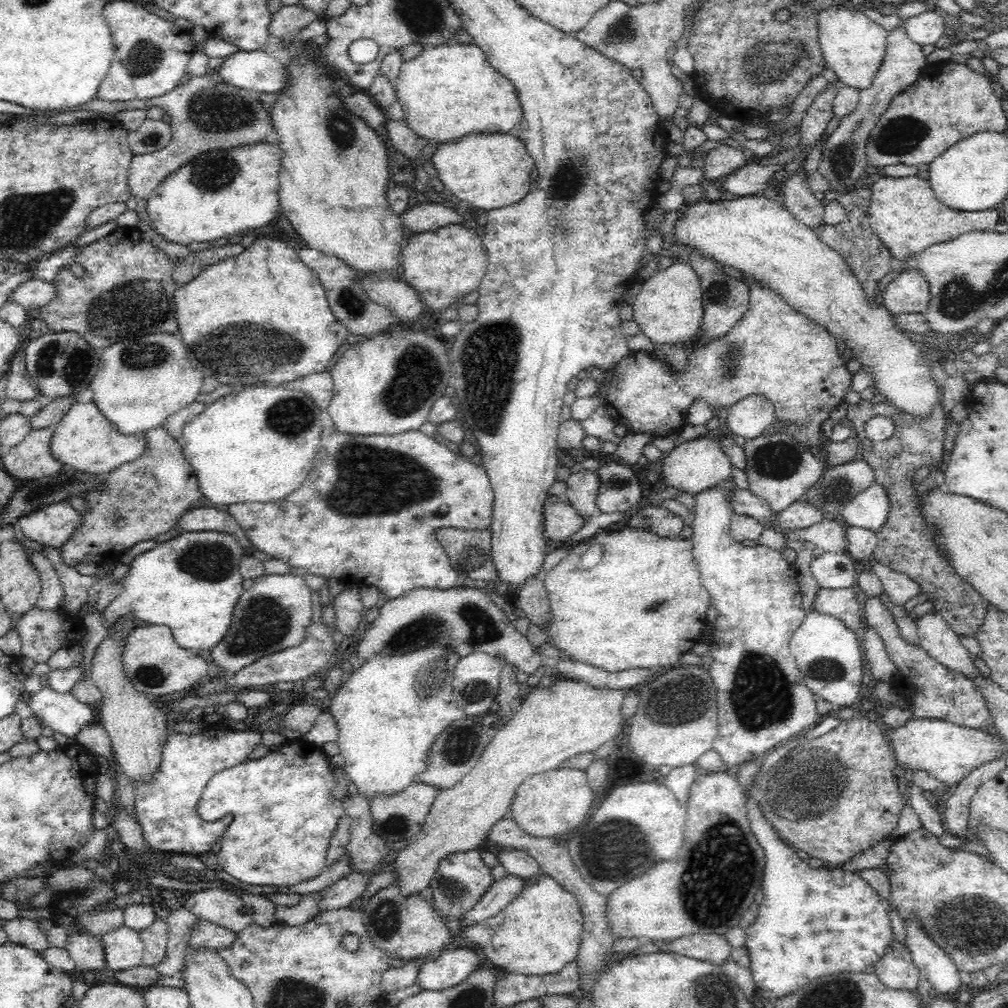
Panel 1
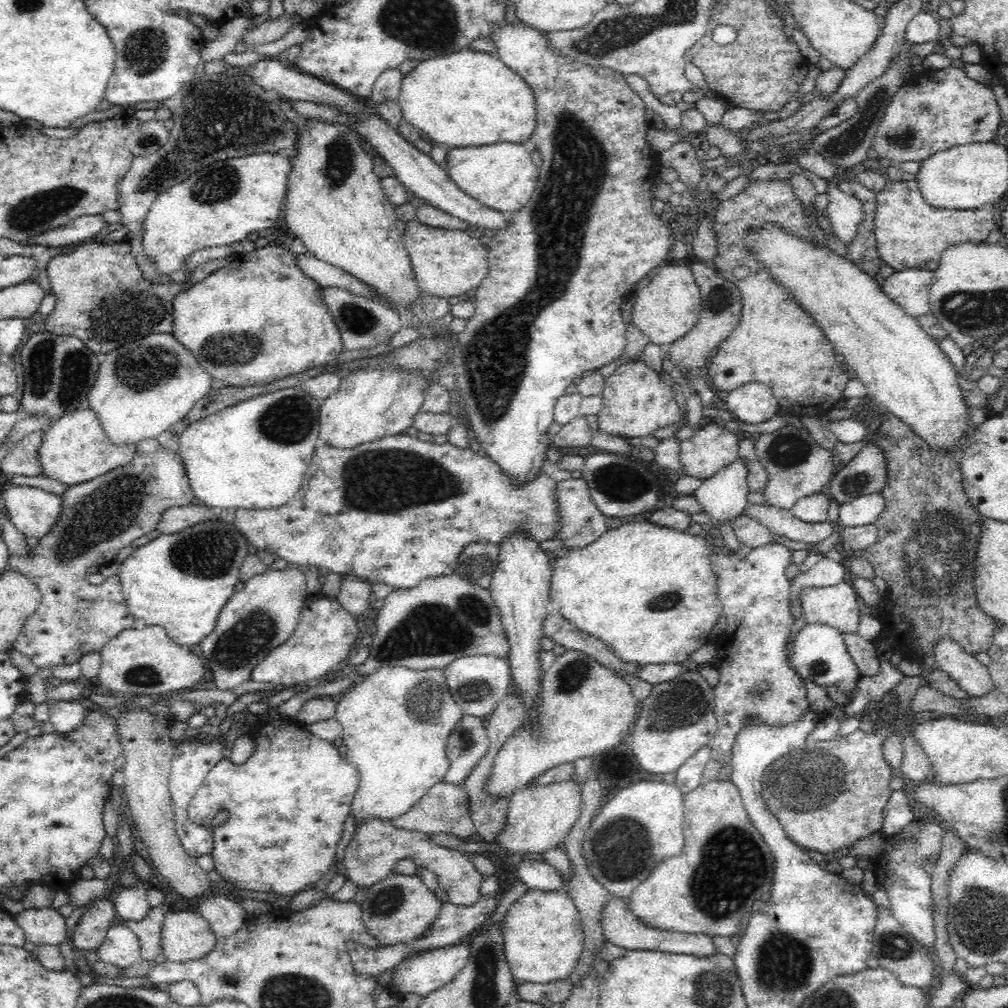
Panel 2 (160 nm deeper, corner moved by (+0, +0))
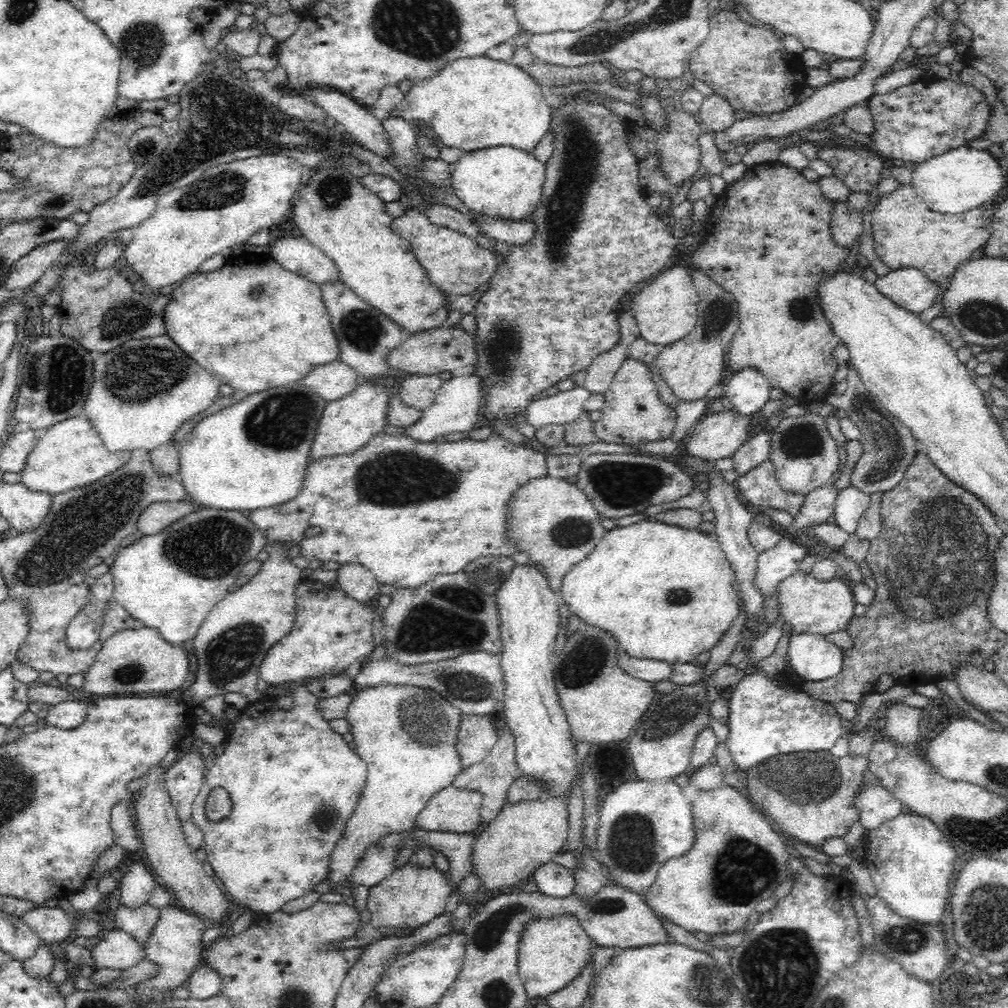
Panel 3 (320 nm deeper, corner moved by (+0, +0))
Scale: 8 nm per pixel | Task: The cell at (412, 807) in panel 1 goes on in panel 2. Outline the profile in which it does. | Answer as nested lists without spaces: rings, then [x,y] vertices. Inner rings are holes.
[[[438,783],[427,790],[426,796],[420,799],[420,802],[410,812],[398,815],[391,820],[391,824],[395,828],[417,831],[426,835],[442,832],[442,834],[452,834],[460,839],[468,839],[470,834],[476,832],[470,802],[470,796],[463,790],[462,785]]]

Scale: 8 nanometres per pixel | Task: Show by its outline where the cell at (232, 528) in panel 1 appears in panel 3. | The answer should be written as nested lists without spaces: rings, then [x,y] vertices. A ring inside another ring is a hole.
[[[191,500],[172,502],[152,502],[142,510],[136,522],[137,531],[143,536],[158,534],[182,516],[198,510]]]

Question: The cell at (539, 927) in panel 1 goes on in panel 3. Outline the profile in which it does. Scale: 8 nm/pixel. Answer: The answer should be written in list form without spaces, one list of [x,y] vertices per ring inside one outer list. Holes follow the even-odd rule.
[[[572,915],[534,918],[523,930],[518,945],[518,970],[526,996],[544,999],[568,986],[592,961],[591,938]]]

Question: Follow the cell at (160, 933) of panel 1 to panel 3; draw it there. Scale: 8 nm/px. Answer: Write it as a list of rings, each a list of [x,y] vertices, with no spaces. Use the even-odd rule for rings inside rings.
[[[147,902],[138,908],[130,908],[120,903],[113,912],[113,928],[127,932],[136,942],[142,943],[148,937],[153,924],[156,924],[159,912],[159,908]]]

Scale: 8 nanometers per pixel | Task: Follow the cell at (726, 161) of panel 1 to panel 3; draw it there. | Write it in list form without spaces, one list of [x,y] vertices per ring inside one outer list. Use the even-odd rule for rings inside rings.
[[[711,92],[703,98],[697,116],[704,129],[717,133],[724,130],[726,126],[730,126],[740,114],[735,113],[735,109],[727,98],[720,96],[717,92]]]

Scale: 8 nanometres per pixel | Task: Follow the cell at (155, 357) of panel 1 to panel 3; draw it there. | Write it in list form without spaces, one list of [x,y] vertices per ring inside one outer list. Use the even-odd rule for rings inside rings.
[[[168,335],[126,340],[110,352],[101,353],[93,361],[92,390],[84,406],[86,414],[109,451],[144,449],[150,452],[168,443],[178,427],[197,414],[204,412],[221,397],[220,384],[194,360],[190,360]]]

